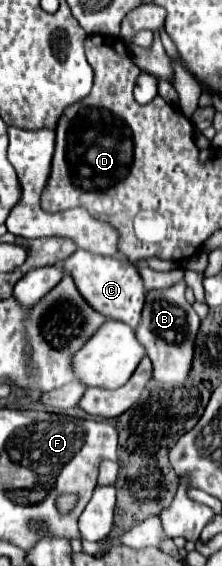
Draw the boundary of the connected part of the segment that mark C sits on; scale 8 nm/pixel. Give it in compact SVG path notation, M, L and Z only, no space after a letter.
M77 250L63 262L63 270L71 274L79 294L83 294L85 302L93 310L97 310L109 320L119 320L129 324L131 328L137 328L141 320L141 306L145 302L145 288L135 264L127 260L117 260L117 258L97 256L85 250Z

